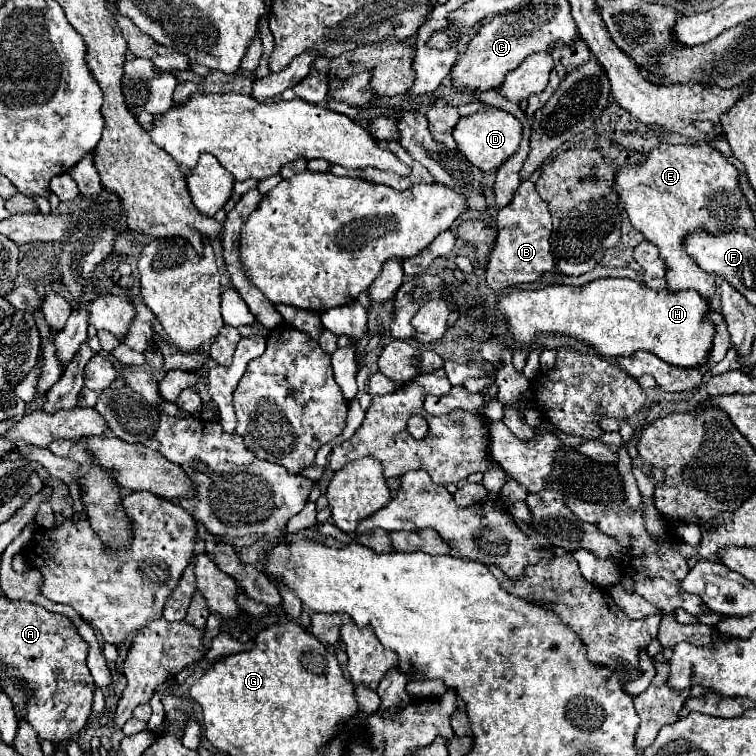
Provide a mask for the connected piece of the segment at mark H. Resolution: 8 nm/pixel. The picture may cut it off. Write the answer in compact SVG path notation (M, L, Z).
M595 279L589 281L581 287L573 285L549 285L543 289L533 289L533 291L513 291L509 295L499 297L497 309L505 315L509 331L519 339L523 347L533 345L537 333L557 333L565 337L575 337L579 341L585 341L591 345L599 355L603 357L619 357L627 355L631 357L633 353L645 349L663 359L669 365L675 367L701 367L709 359L711 351L711 339L715 335L715 325L711 325L705 317L711 311L709 299L701 297L697 291L669 291L661 289L655 291L647 287L645 283L633 281L633 279Z

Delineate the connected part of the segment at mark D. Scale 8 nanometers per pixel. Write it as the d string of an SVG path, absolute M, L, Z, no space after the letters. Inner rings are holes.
M487 107L485 111L473 113L469 117L461 117L453 129L453 139L457 141L457 149L481 171L497 171L511 155L517 153L521 143L521 123L511 113L495 107Z

